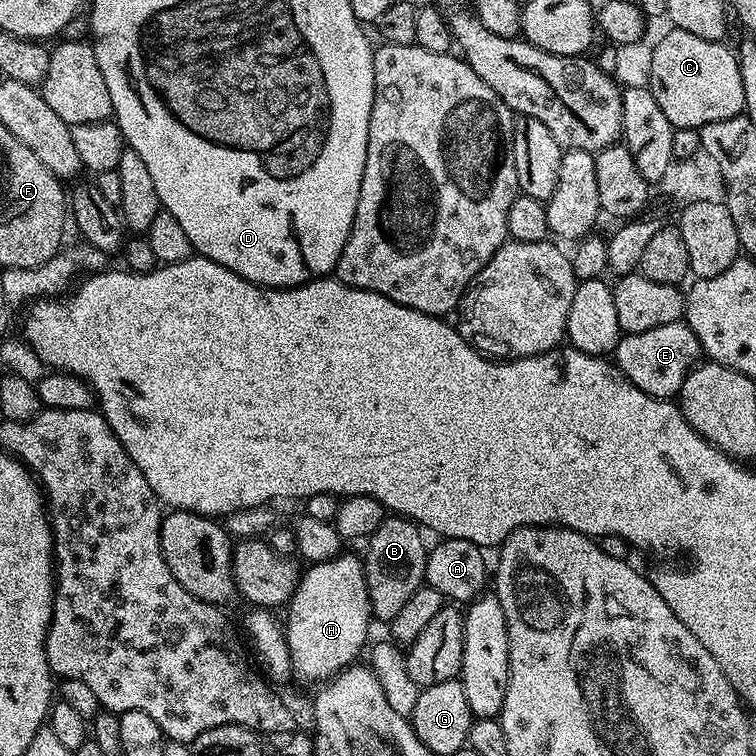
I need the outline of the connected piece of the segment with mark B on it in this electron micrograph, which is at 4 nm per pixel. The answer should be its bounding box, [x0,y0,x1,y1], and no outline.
[362,515,428,622]

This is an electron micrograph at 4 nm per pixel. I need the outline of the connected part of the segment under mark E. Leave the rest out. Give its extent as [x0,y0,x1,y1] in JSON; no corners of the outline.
[614,320,701,398]

